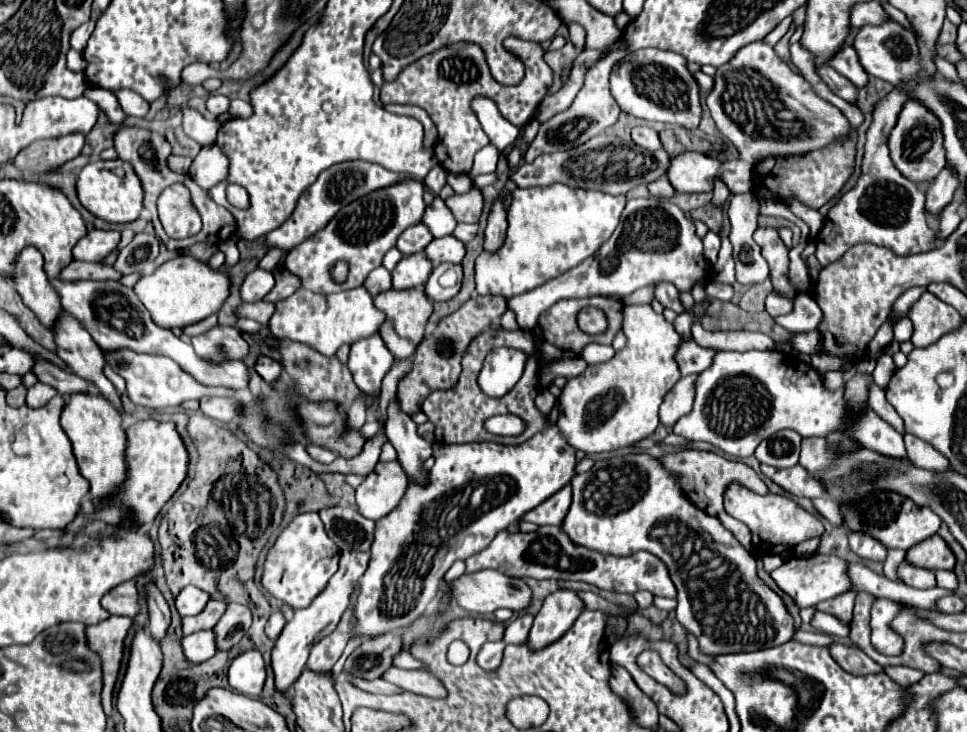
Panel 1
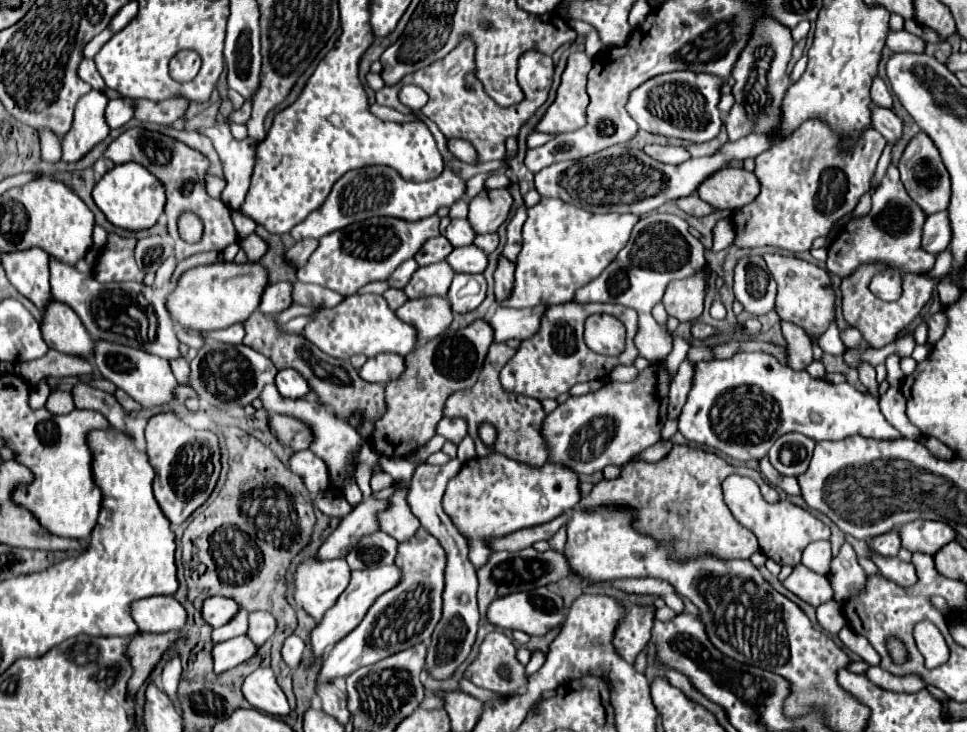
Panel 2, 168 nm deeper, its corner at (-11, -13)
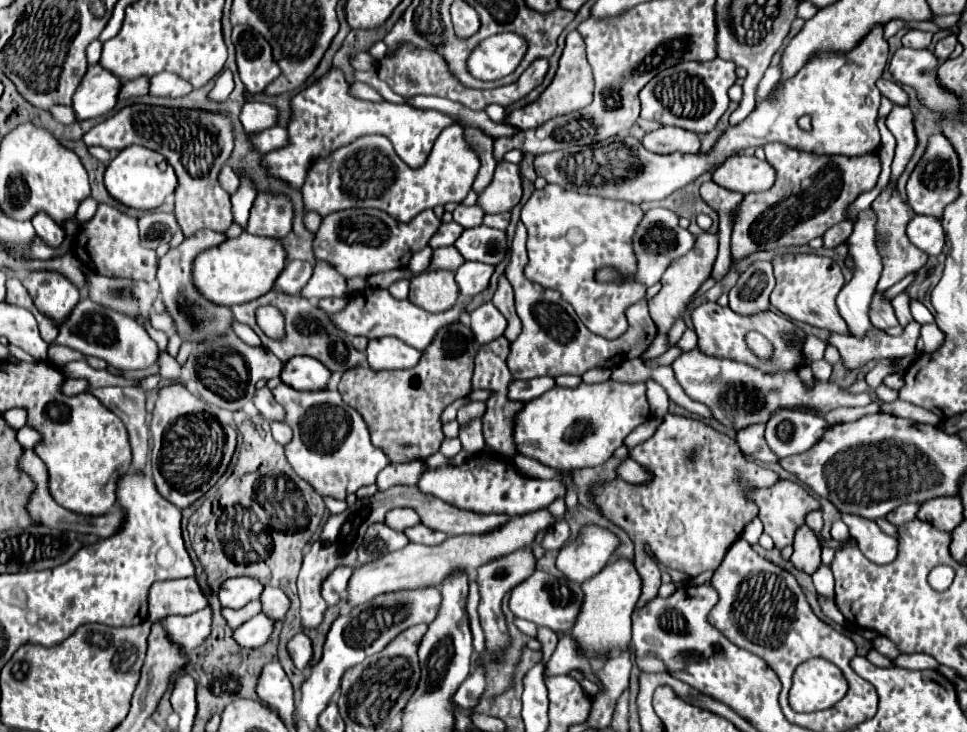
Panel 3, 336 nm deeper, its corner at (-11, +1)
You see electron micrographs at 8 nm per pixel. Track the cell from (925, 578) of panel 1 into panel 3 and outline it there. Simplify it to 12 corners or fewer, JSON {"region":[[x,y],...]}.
{"region":[[842,515],[860,551],[874,563],[892,563],[898,539],[868,519]]}

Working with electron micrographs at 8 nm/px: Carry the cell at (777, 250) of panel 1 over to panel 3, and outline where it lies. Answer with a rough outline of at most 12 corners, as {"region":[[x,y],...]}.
{"region":[[816,253],[774,255],[772,307],[848,333],[836,309],[844,277]]}

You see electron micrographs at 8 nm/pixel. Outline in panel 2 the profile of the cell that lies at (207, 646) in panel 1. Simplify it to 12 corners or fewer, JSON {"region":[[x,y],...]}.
{"region":[[240,635],[214,645],[214,671],[224,673],[258,651]]}

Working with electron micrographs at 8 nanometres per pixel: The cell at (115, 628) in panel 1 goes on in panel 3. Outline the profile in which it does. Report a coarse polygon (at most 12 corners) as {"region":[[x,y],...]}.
{"region":[[212,611],[170,615],[162,627],[182,651],[210,635]]}

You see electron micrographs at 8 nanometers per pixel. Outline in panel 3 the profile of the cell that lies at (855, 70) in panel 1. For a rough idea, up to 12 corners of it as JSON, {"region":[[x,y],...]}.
{"region":[[878,79],[880,93],[894,105],[906,105],[908,95],[898,83]]}

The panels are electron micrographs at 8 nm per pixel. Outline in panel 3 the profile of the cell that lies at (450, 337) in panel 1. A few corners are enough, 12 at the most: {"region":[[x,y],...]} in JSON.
{"region":[[442,327],[416,367],[342,375],[390,463],[438,451],[440,413],[472,387],[478,343]]}

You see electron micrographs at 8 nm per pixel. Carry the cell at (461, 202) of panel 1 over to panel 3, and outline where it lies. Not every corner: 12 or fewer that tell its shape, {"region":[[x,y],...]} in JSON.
{"region":[[498,163],[478,195],[484,213],[510,211],[522,199],[518,165]]}

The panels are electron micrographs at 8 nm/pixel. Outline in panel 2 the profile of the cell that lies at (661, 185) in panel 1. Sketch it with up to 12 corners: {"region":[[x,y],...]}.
{"region":[[698,195],[678,199],[682,211],[696,217],[716,211]]}

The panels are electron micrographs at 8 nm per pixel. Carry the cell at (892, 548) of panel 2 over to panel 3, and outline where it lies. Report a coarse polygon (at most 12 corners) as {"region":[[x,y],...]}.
{"region":[[904,503],[888,519],[892,525],[900,525],[912,521],[916,517],[918,505]]}

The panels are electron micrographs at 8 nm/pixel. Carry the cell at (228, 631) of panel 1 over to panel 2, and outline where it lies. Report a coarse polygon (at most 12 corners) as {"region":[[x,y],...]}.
{"region":[[268,611],[250,613],[248,635],[262,645],[276,631],[276,619]]}

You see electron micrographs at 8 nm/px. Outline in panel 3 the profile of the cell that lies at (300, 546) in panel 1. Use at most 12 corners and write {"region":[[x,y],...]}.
{"region":[[338,565],[322,583],[322,597],[336,605],[344,597],[352,567]]}

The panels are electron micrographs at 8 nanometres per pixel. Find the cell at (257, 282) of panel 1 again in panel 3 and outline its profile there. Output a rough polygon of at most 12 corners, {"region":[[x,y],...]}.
{"region":[[290,261],[276,289],[296,295],[312,277],[312,265]]}

